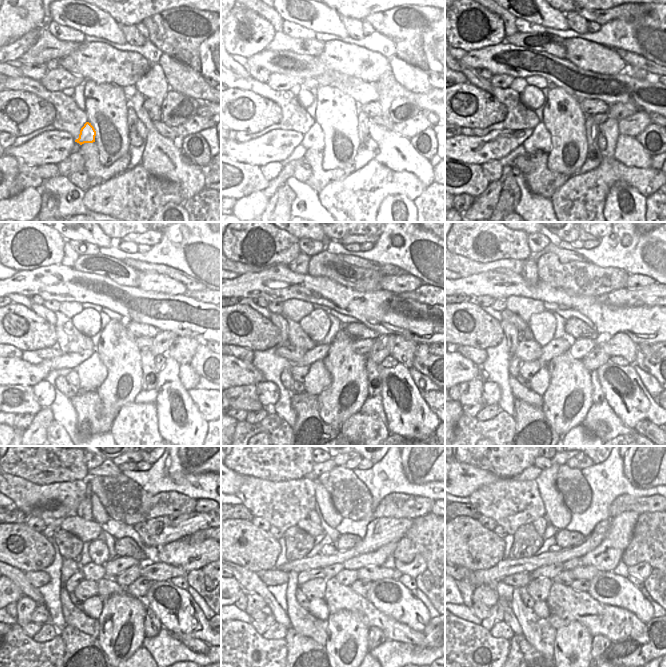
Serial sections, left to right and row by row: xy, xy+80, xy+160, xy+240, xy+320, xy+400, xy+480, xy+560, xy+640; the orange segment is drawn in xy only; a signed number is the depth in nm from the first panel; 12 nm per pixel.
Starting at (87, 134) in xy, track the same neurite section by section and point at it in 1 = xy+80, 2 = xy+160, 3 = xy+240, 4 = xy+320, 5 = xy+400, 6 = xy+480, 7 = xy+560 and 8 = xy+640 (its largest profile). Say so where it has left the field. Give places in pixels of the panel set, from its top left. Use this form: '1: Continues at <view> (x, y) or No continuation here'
1: Continues at xy+80 (314, 138)
2: Continues at xy+160 (540, 140)
3: Continues at xy+240 (92, 373)
4: Continues at xy+320 (318, 378)
5: Continues at xy+400 (539, 383)
6: Continues at xy+480 (93, 606)
7: Continues at xy+560 (318, 608)
8: Continues at xy+640 (540, 608).

